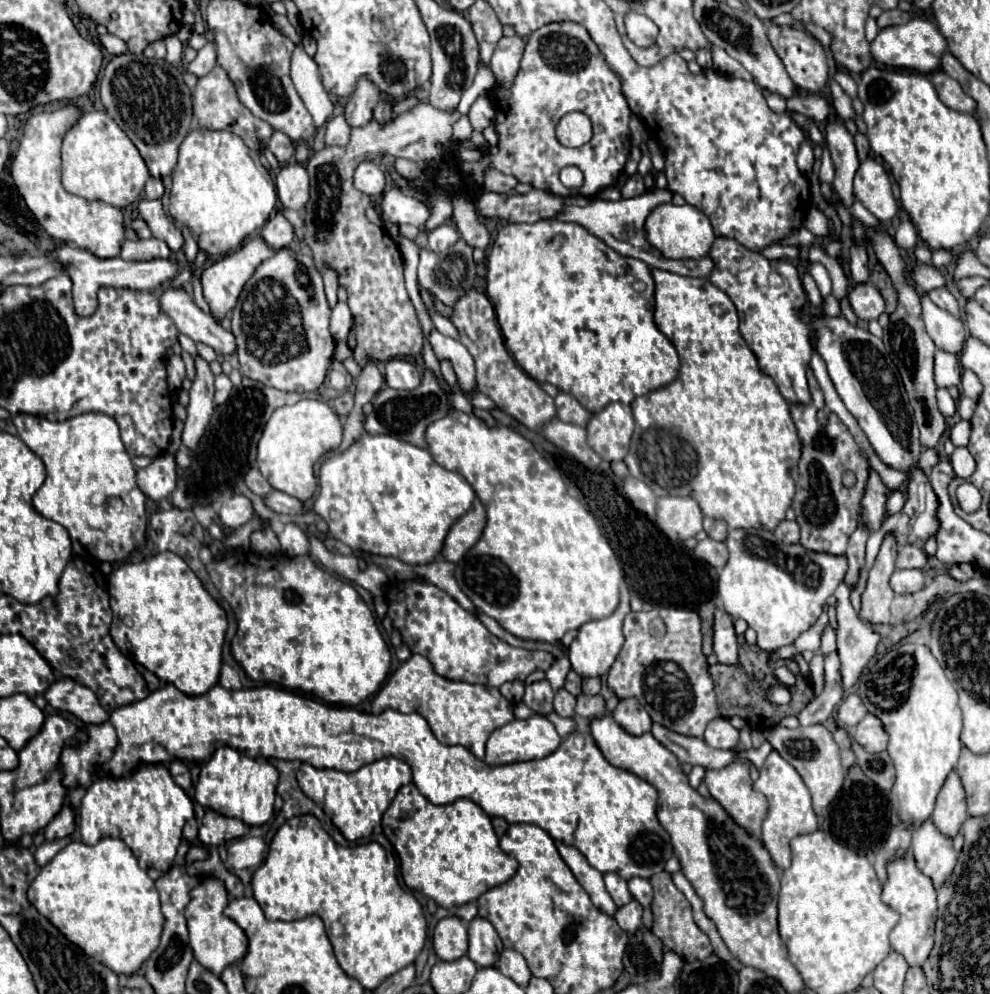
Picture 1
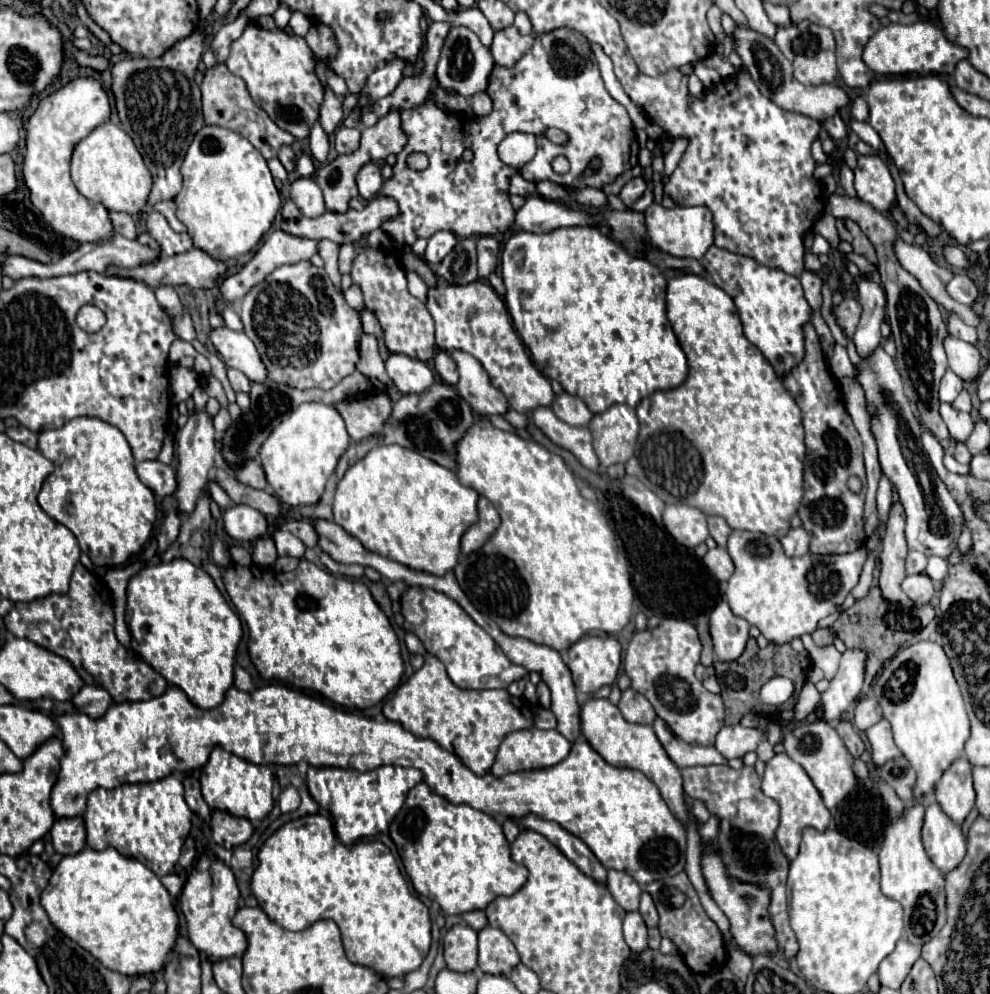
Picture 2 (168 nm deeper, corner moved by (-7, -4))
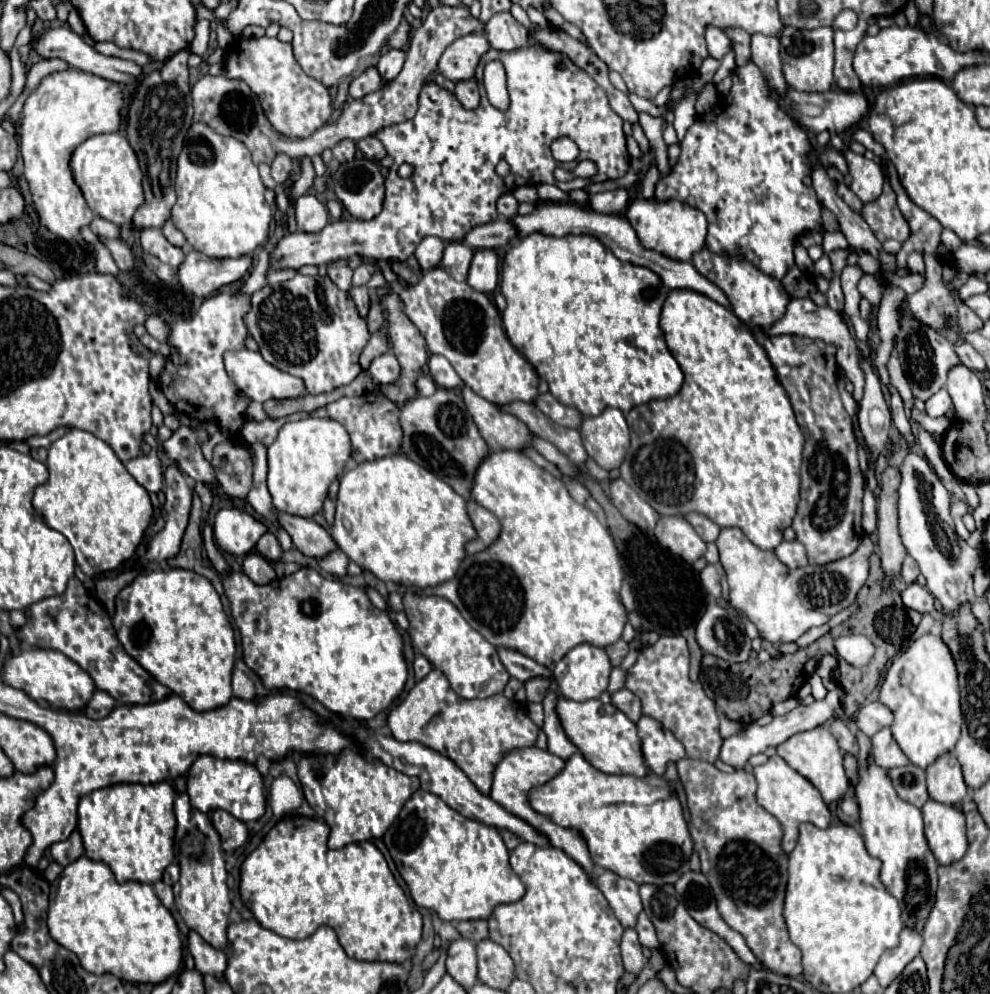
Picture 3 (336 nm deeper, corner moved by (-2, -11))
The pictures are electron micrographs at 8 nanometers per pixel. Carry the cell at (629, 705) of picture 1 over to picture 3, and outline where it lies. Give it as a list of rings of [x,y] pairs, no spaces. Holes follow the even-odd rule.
[[[620,688],[618,692],[612,694],[612,704],[624,712],[632,722],[638,722],[638,718],[642,716],[642,704],[638,700],[638,696],[634,696],[628,688]]]

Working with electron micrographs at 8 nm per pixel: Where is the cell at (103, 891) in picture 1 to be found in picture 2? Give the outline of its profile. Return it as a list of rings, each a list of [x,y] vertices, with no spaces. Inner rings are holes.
[[[85,847],[75,855],[65,855],[54,868],[47,889],[43,889],[41,893],[41,905],[47,911],[51,923],[61,933],[65,933],[85,951],[89,951],[107,969],[129,977],[163,969],[165,957],[175,943],[179,927],[175,903],[167,889],[161,885],[159,877],[133,857],[123,857],[117,849],[111,847],[103,851]]]

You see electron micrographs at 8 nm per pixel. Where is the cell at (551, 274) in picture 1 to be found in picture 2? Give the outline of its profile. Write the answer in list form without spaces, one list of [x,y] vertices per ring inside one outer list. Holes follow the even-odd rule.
[[[561,227],[561,229],[555,229],[545,235],[517,231],[507,239],[507,243],[503,247],[501,277],[505,281],[505,303],[507,303],[509,315],[513,319],[513,327],[515,327],[517,335],[521,337],[521,341],[525,343],[525,347],[529,349],[533,363],[547,379],[559,381],[567,393],[583,399],[585,405],[591,409],[591,413],[603,413],[616,403],[627,403],[629,406],[635,407],[644,397],[653,395],[655,391],[673,389],[685,381],[687,359],[685,359],[685,353],[681,351],[677,337],[673,335],[673,329],[665,315],[665,287],[667,287],[665,275],[659,271],[657,265],[649,263],[647,259],[639,259],[639,257],[625,253],[613,239],[603,235],[599,229],[595,229],[595,227]]]

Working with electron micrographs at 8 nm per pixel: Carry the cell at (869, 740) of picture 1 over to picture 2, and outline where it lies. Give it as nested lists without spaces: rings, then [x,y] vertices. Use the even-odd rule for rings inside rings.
[[[881,719],[873,727],[869,727],[865,733],[867,733],[867,739],[869,739],[871,749],[873,749],[873,761],[875,761],[875,765],[883,765],[889,759],[901,757],[901,751],[893,743],[891,725],[889,725],[887,719]]]

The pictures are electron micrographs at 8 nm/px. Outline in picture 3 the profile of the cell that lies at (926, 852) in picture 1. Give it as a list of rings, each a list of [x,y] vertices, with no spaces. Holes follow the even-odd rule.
[[[928,800],[922,806],[922,816],[926,838],[938,864],[952,864],[960,860],[968,848],[966,820],[960,806]]]

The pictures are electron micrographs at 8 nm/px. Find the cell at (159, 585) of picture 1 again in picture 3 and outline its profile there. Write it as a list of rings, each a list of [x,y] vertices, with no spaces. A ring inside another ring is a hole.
[[[150,570],[142,572],[116,596],[116,614],[112,618],[116,634],[124,650],[142,664],[160,684],[168,686],[174,694],[182,696],[196,712],[206,712],[228,704],[232,698],[232,668],[234,668],[234,630],[222,608],[220,596],[214,586],[192,570]]]

